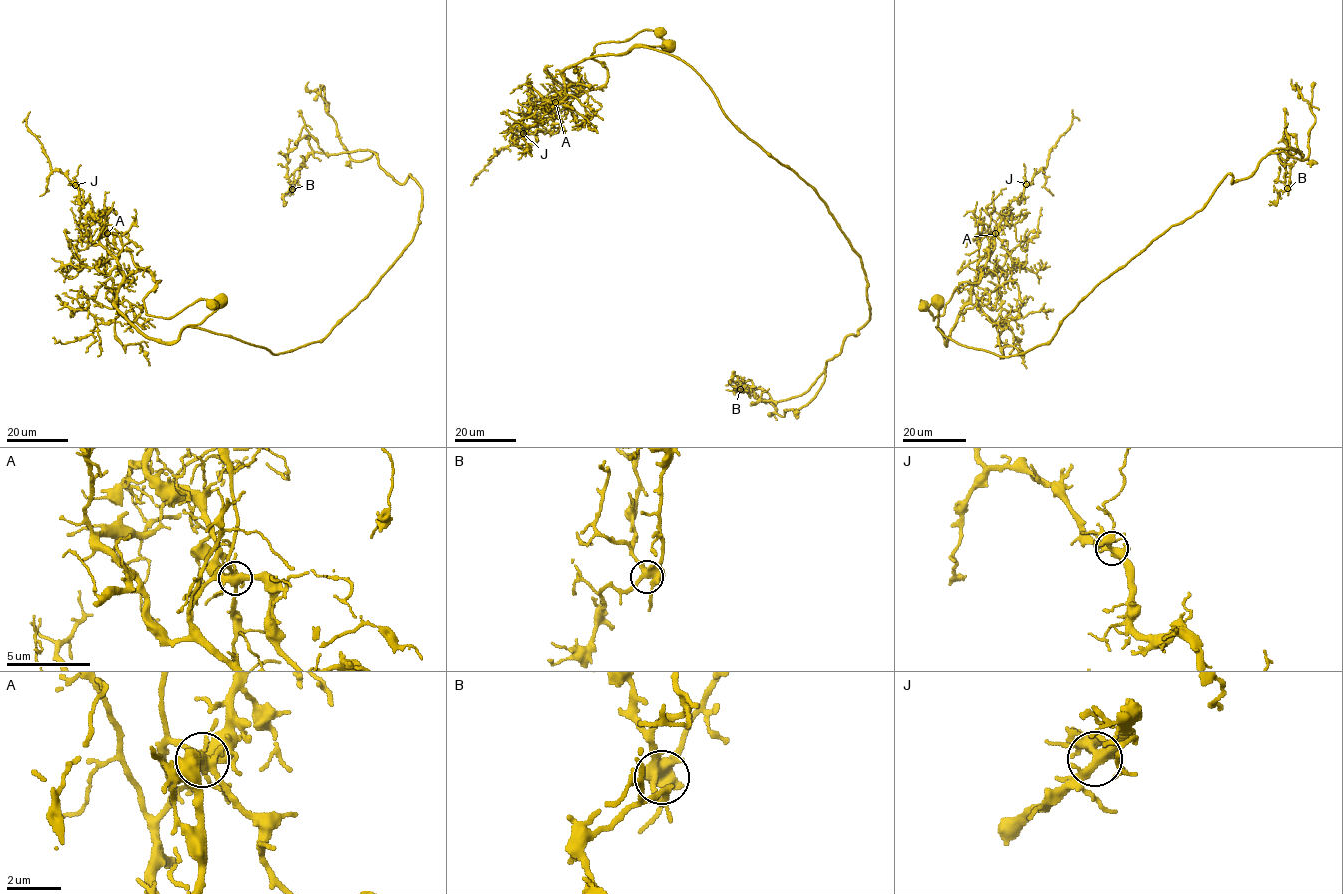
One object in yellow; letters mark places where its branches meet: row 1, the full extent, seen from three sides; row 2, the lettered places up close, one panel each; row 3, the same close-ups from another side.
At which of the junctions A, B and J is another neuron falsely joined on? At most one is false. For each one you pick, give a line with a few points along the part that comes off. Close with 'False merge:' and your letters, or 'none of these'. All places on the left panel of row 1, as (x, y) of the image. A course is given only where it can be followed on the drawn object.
A: (107, 233), (160, 280), (143, 299), (146, 314), (172, 318), (199, 300), (218, 307)
False merge: A

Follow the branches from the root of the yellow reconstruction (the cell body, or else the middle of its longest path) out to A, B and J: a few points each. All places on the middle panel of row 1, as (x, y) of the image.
A: (667, 45), (639, 45), (569, 66), (563, 76), (571, 83), (547, 97), (555, 102)
B: (667, 45), (642, 46), (686, 62), (815, 191), (867, 282), (870, 318), (806, 391), (740, 389)
J: (667, 45), (639, 45), (569, 66), (563, 76), (571, 83), (547, 97), (554, 100), (523, 133)

